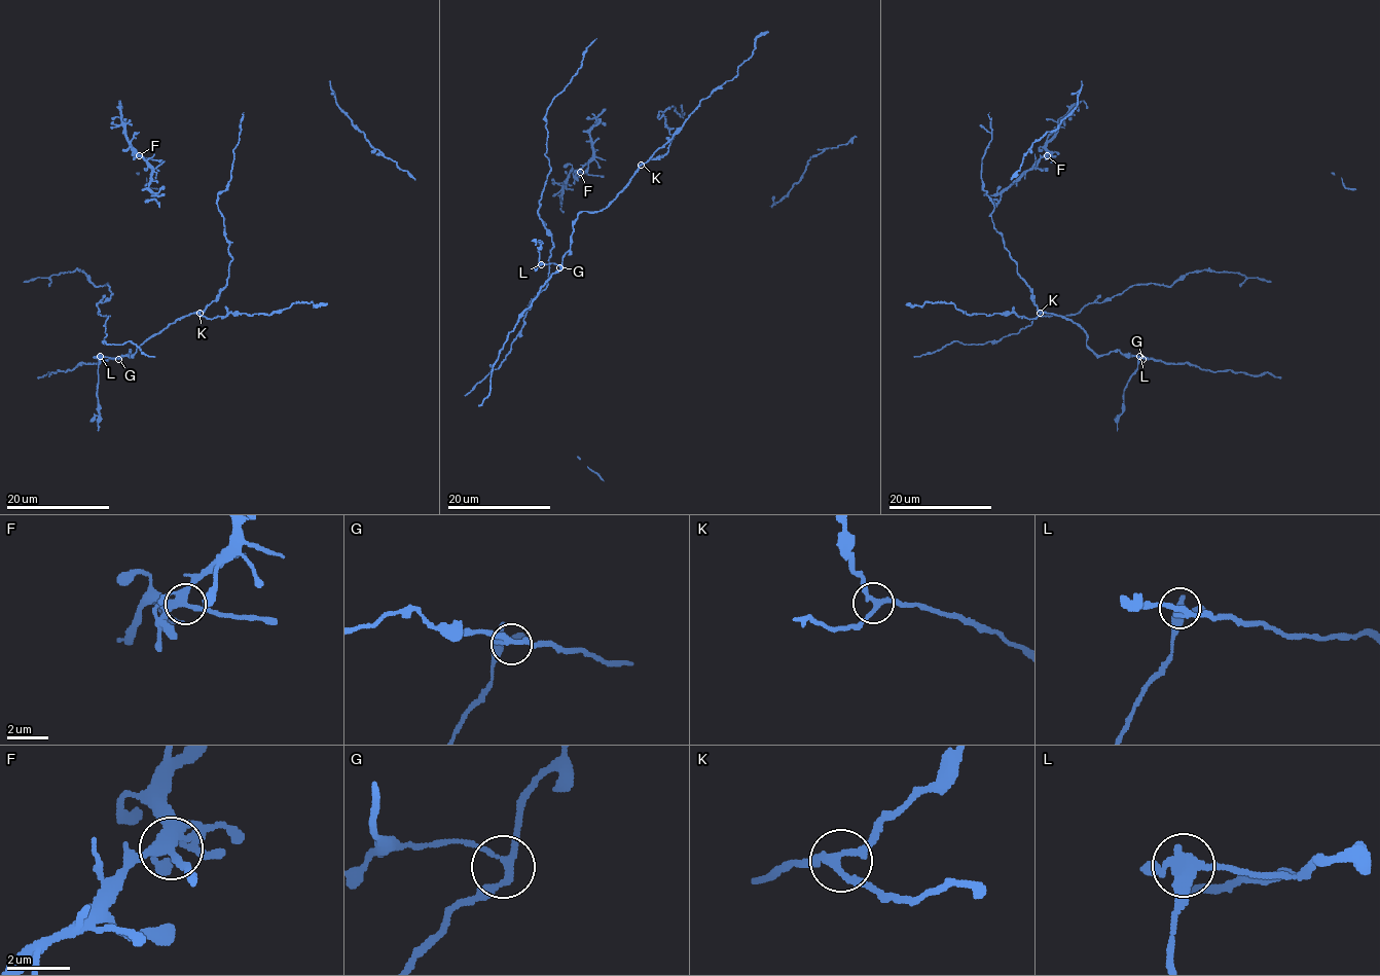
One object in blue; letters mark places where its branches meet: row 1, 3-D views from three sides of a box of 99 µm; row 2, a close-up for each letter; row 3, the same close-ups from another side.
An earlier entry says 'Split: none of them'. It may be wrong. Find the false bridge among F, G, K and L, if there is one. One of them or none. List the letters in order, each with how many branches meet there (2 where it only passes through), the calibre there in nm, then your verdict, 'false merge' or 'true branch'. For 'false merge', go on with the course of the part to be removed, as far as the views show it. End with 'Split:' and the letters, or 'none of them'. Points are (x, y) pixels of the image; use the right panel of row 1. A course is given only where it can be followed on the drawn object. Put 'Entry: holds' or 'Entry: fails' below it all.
F: 4 branches meet; 360 nm thick; true branch
G: 3 branches meet; 200 nm thick; true branch
K: 3 branches meet; 200 nm thick; true branch
L: 3 branches meet; 320 nm thick; false merge; foreign part runs (1139, 356), (1137, 370), (1123, 392), (1123, 412), (1118, 419), (1117, 431)
Split: L
Entry: fails

